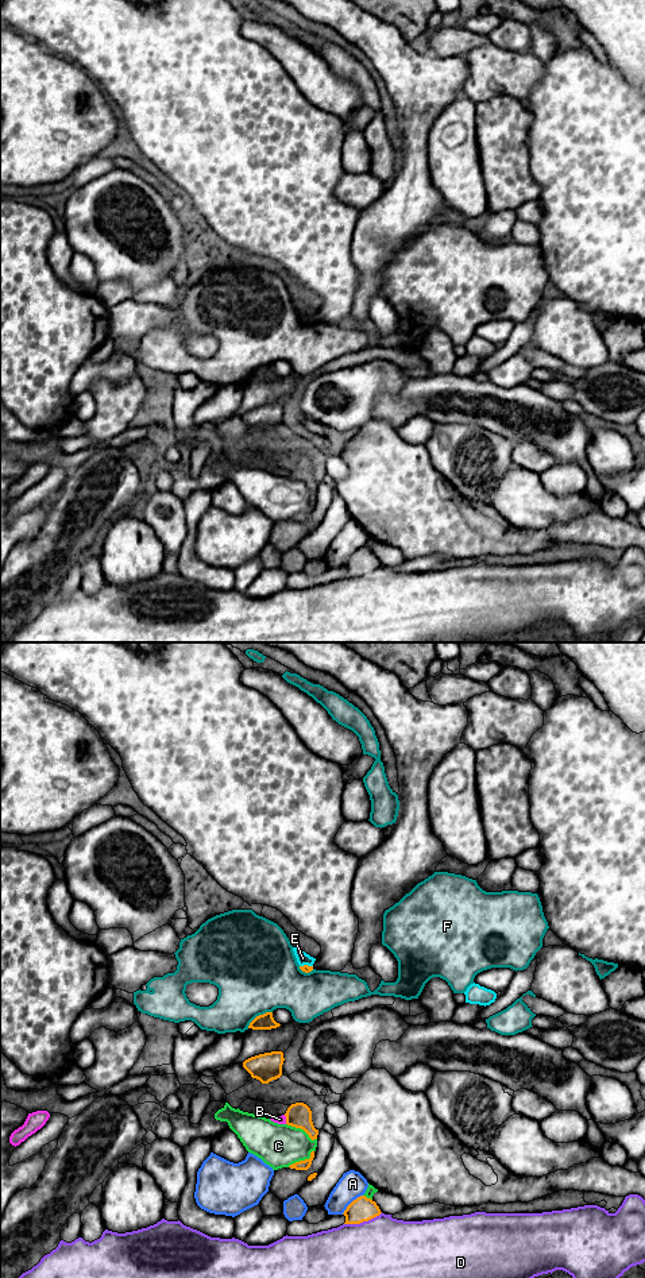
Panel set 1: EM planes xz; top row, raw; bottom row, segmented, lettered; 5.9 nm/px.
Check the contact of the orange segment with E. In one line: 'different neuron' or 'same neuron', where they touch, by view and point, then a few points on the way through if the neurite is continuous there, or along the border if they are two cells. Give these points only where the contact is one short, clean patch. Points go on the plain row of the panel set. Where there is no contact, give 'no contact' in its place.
different neuron | xz (305, 317) | along xz (312, 317), (300, 319)

